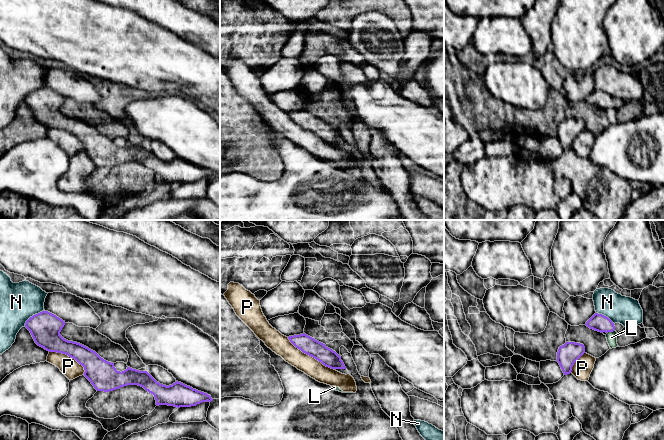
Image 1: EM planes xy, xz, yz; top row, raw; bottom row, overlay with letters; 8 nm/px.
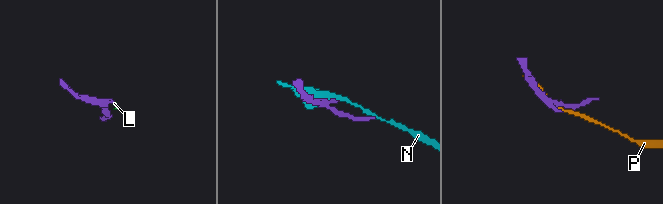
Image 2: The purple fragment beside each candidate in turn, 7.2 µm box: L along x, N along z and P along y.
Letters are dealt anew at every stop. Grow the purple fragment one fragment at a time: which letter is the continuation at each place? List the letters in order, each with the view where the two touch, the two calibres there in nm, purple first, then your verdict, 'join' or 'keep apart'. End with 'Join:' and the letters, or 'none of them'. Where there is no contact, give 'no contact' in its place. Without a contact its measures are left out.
L: yz | 140/80 nm | keep apart
N: xy | 260/300 nm | keep apart
P: xz | 140/160 nm | keep apart
Join: none of them

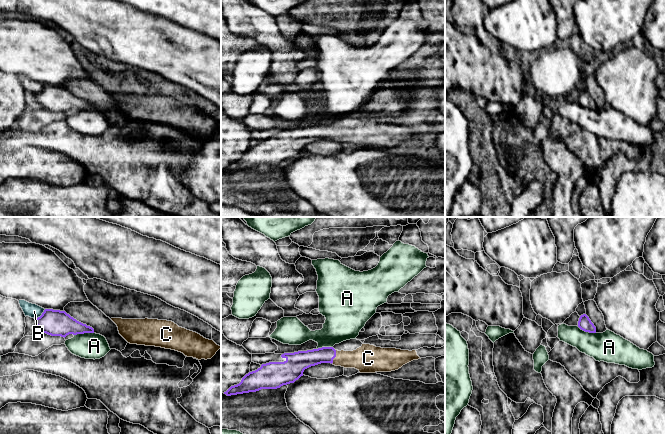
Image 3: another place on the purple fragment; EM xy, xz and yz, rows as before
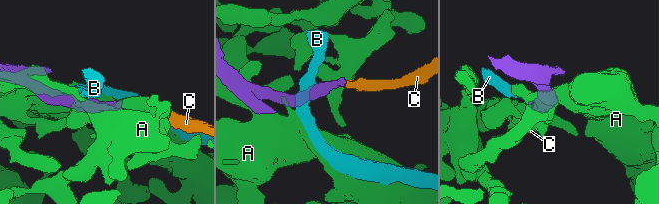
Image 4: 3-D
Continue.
A: xy | 200/200 nm | keep apart
B: xy | 200/110 nm | keep apart
C: xz | 140/220 nm | join
Join: C

